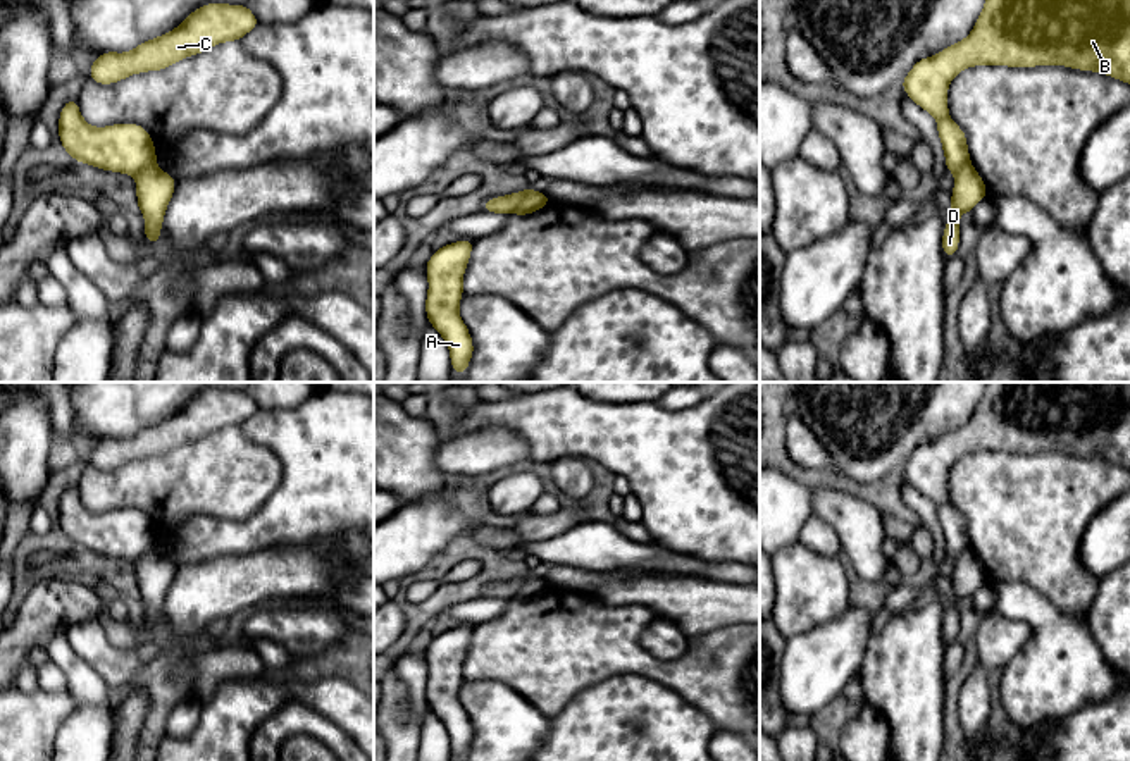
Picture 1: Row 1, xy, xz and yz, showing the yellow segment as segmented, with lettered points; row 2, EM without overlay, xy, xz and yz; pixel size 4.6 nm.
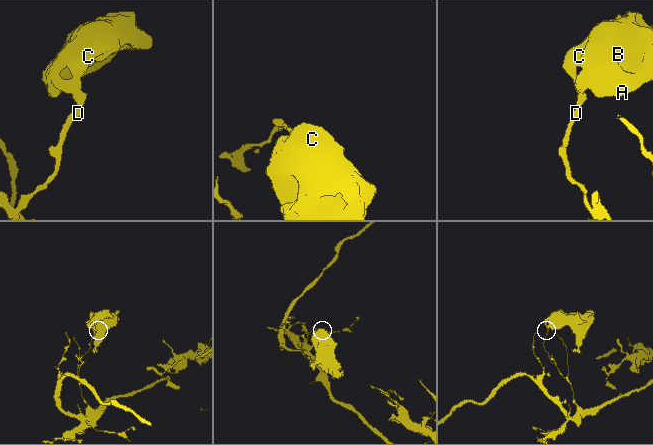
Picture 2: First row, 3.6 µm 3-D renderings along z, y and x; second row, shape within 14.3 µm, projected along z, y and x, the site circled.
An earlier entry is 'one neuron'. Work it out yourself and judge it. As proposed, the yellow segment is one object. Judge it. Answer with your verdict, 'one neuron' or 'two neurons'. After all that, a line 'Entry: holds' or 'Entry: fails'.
two neurons
Entry: fails

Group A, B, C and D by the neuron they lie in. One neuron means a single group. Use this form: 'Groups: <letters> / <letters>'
Groups: A B C / D

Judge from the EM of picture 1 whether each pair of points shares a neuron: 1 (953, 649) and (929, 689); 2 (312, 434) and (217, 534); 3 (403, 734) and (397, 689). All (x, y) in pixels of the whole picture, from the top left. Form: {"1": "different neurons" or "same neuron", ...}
{"1": "different neurons", "2": "same neuron", "3": "same neuron"}

